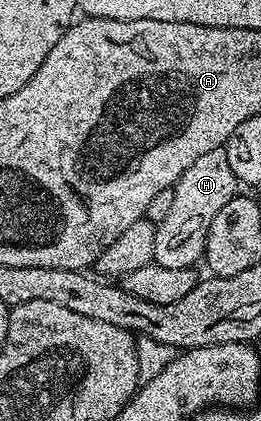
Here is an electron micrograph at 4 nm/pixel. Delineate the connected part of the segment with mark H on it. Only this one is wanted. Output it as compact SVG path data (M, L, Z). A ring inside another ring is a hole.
M224 148L207 151L207 155L199 155L199 159L195 159L195 163L191 163L191 167L183 171L183 175L172 190L171 207L167 210L167 215L161 221L156 222L153 260L163 267L193 267L198 264L196 261L200 262L205 256L207 231L211 231L211 222L215 220L215 215L219 215L223 203L231 203L231 199L239 193L239 182L231 171L231 163L227 160Z

